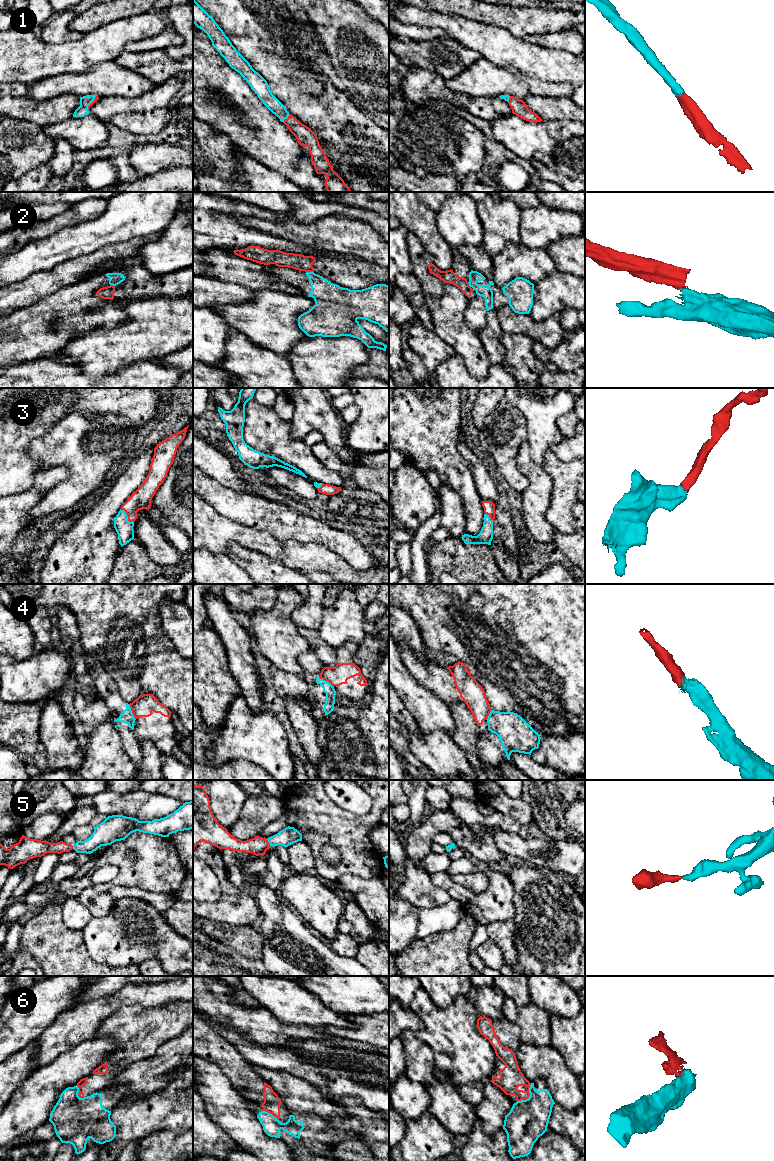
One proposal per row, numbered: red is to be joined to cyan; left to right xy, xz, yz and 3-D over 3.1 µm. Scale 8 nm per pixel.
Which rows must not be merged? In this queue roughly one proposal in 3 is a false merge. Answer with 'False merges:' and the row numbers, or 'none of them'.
False merges: 2, 4, 6

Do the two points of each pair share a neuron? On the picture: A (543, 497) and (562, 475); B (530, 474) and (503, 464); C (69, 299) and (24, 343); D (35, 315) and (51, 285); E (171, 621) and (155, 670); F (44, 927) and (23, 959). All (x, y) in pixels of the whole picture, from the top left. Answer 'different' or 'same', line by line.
A: different
B: different
C: same
D: different
E: different
F: different

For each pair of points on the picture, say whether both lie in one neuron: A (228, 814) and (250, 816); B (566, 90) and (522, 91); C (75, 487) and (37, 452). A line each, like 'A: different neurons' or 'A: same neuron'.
A: different neurons
B: same neuron
C: same neuron

